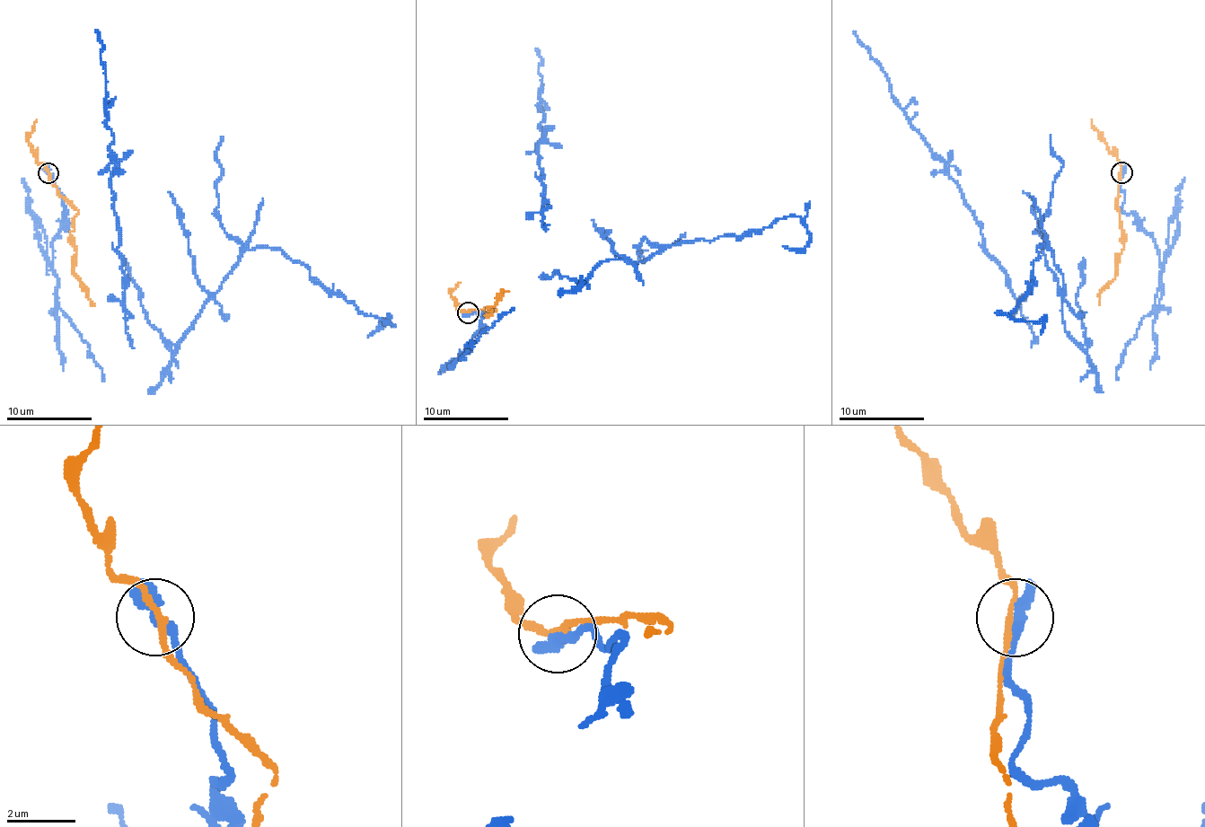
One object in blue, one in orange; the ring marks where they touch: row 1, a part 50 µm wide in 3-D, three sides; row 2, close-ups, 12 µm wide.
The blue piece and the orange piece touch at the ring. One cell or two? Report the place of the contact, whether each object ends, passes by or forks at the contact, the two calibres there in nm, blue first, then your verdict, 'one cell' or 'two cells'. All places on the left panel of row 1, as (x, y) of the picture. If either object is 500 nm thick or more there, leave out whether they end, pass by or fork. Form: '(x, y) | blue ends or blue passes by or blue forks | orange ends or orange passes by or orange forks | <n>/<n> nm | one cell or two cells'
(48, 172) | blue passes by | orange passes by | 320/170 nm | two cells

